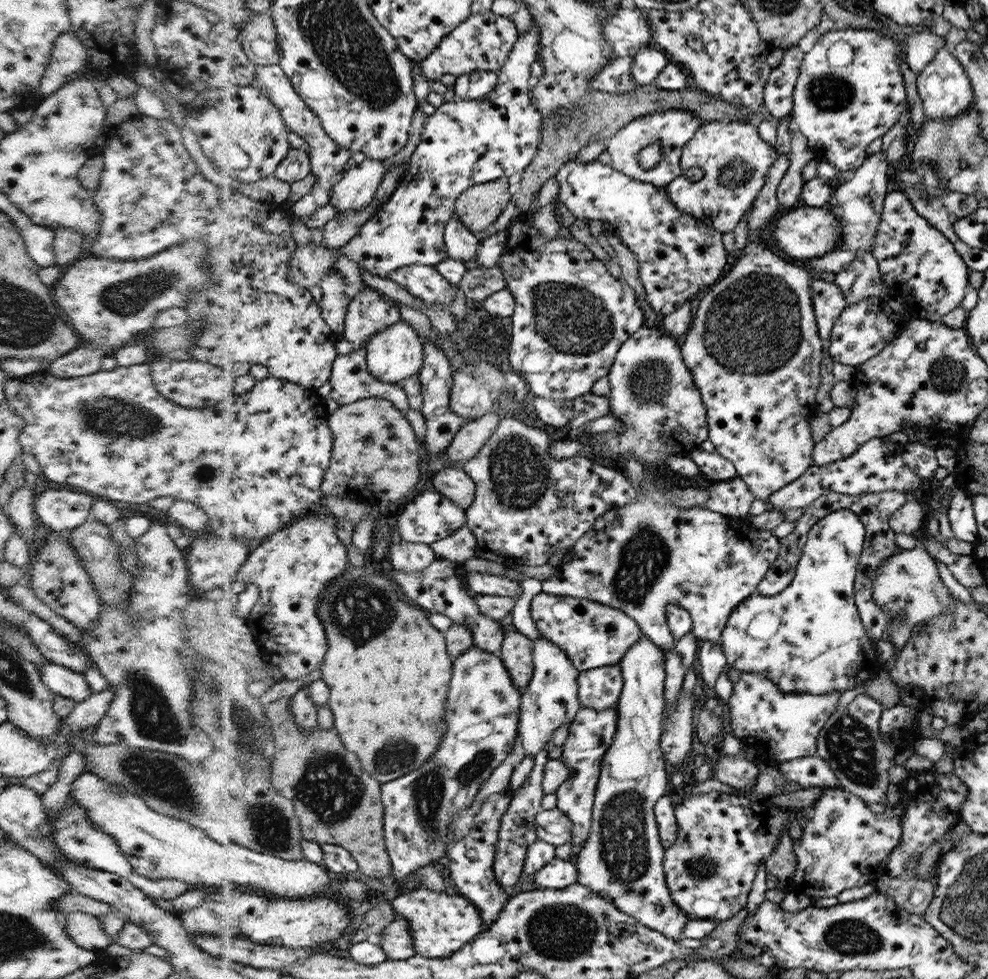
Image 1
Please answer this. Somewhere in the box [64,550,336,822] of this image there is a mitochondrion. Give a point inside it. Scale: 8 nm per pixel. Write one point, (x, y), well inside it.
(160, 779)

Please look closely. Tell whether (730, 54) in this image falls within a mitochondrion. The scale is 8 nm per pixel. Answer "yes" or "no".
no

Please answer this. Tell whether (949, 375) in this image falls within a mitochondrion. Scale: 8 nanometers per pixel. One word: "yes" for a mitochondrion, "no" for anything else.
yes

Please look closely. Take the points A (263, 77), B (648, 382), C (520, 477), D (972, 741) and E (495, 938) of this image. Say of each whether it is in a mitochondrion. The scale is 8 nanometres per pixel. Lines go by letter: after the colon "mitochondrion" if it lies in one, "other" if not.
A: other
B: mitochondrion
C: mitochondrion
D: other
E: other

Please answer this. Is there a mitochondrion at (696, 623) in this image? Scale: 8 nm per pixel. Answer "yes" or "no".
no

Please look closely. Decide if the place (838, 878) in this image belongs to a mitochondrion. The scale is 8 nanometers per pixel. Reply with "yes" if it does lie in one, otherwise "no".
no

